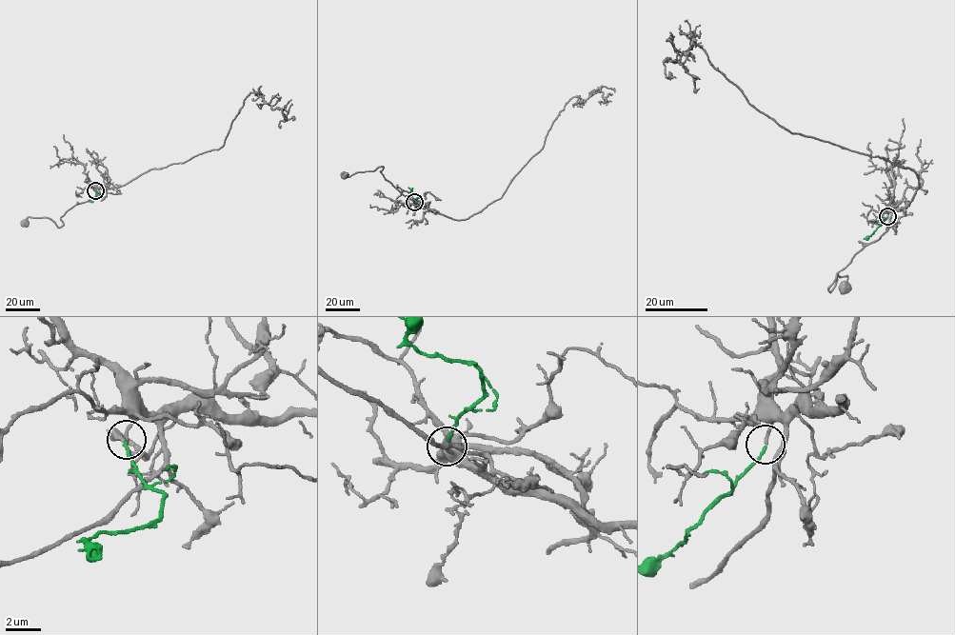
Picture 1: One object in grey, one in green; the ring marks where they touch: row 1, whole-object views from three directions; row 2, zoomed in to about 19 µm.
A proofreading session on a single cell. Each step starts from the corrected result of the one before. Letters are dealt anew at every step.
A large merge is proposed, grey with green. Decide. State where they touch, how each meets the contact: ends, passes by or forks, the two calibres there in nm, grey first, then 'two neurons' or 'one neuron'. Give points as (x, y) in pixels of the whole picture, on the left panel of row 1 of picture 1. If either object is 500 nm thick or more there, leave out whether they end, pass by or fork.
(95, 190) | grey ends | green ends | 170/160 nm | one neuron

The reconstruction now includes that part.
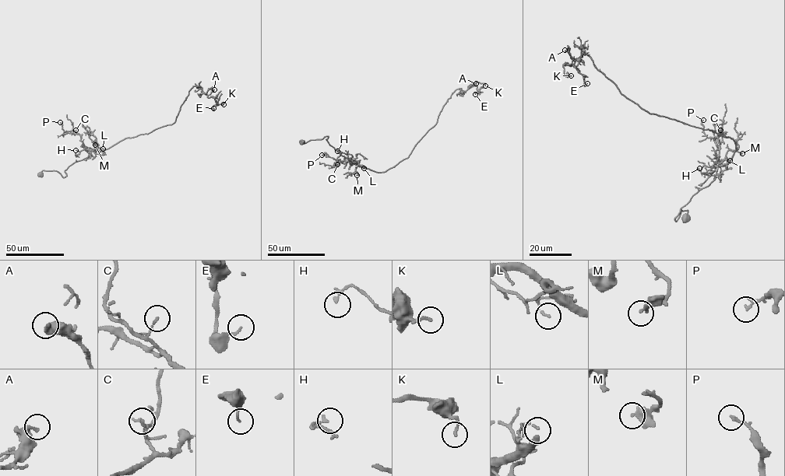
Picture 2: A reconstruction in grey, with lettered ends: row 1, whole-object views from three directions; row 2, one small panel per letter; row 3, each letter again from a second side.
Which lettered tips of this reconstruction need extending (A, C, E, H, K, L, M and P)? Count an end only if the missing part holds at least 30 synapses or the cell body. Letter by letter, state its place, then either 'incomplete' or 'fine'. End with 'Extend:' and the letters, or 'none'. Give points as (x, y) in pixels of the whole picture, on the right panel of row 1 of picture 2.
A: at (564, 50); fine
C: at (720, 130); fine
E: at (587, 83); fine
H: at (699, 168); fine
K: at (571, 75); fine
L: at (730, 160); fine
M: at (742, 153); fine
P: at (703, 120); fine
Extend: none

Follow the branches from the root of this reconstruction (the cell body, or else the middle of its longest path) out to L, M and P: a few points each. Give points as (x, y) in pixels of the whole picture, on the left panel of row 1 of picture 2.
L: (40, 173), (43, 170), (56, 170), (65, 177), (65, 171), (70, 166), (86, 158), (91, 150), (103, 148)
M: (40, 173), (56, 170), (65, 177), (70, 166), (90, 154), (89, 148), (97, 149), (95, 145)
P: (40, 173), (56, 170), (65, 177), (70, 166), (90, 154), (81, 136), (65, 132), (60, 122)

